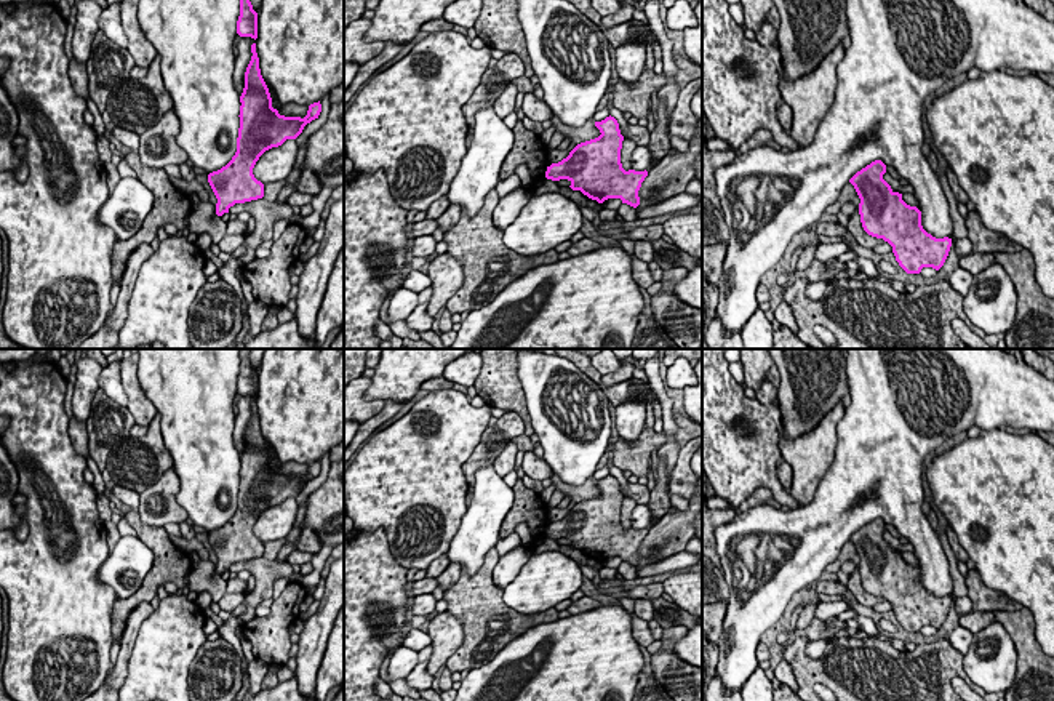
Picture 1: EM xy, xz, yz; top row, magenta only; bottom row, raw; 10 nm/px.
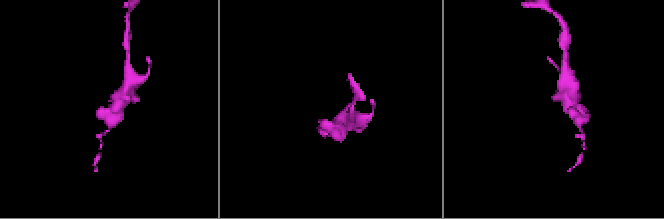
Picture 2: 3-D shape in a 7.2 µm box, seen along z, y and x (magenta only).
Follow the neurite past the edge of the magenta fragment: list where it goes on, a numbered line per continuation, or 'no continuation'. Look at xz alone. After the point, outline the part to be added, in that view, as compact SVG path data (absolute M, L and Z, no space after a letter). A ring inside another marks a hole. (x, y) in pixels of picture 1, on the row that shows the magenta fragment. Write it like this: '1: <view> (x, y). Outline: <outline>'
no continuation

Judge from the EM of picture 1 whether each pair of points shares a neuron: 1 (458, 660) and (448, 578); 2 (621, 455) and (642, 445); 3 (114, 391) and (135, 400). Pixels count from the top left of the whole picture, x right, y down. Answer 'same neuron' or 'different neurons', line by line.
1: different neurons
2: same neuron
3: different neurons

